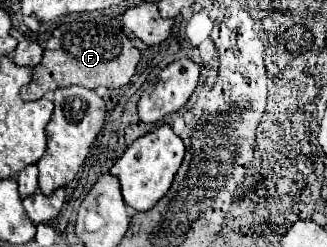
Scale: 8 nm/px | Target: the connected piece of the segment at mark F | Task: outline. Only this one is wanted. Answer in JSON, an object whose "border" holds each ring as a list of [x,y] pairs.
{"border":[[[73,21],[57,27],[51,39],[45,43],[45,53],[41,63],[33,69],[33,79],[23,87],[23,101],[37,101],[47,93],[53,93],[59,87],[69,85],[85,85],[87,89],[97,87],[121,87],[127,85],[135,73],[139,63],[139,49],[133,47],[129,37],[113,27],[89,23],[89,21]]]}

